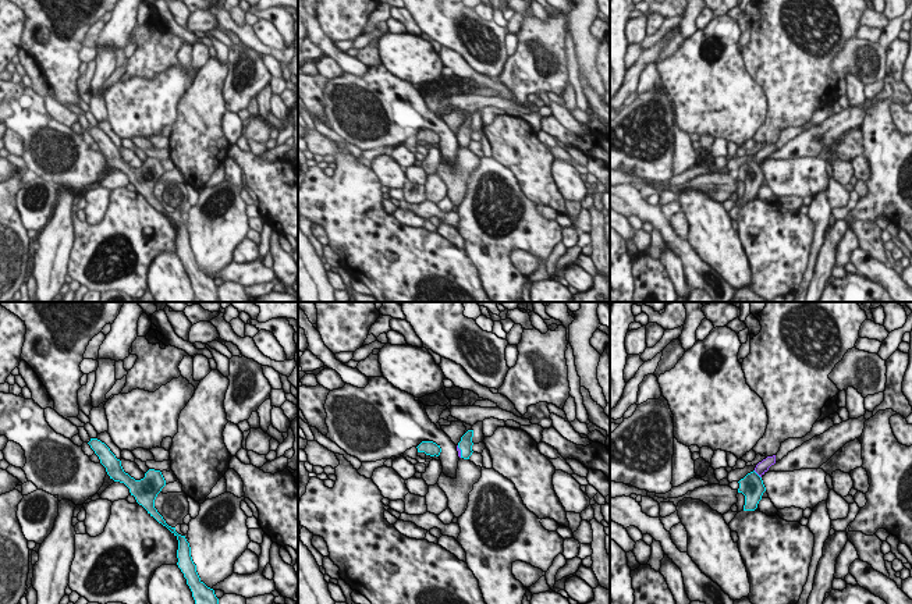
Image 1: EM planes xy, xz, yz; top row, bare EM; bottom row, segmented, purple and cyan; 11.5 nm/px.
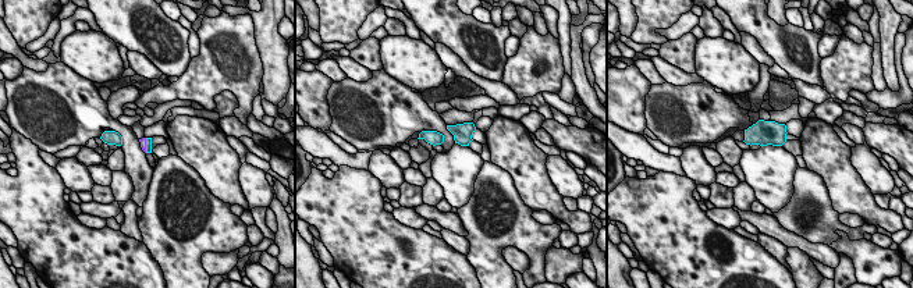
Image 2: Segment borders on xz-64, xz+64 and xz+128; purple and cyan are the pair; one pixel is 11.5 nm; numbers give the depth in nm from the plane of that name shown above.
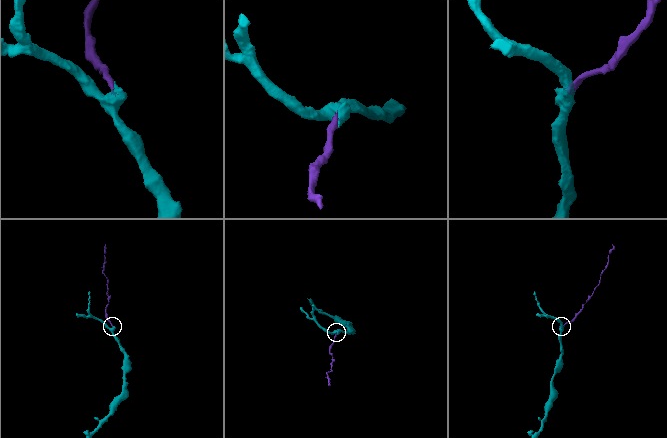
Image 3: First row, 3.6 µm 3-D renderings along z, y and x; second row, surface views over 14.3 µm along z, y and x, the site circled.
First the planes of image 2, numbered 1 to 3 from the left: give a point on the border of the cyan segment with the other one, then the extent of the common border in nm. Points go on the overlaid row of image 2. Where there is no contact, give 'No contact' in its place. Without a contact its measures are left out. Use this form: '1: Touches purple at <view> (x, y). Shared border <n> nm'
1: Touches purple at xz-64 (145, 145). Shared border 180 nm
2: No contact
3: No contact.

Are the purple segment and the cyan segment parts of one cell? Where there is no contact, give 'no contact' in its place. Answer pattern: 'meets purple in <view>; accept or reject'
meets purple in yz; accept

